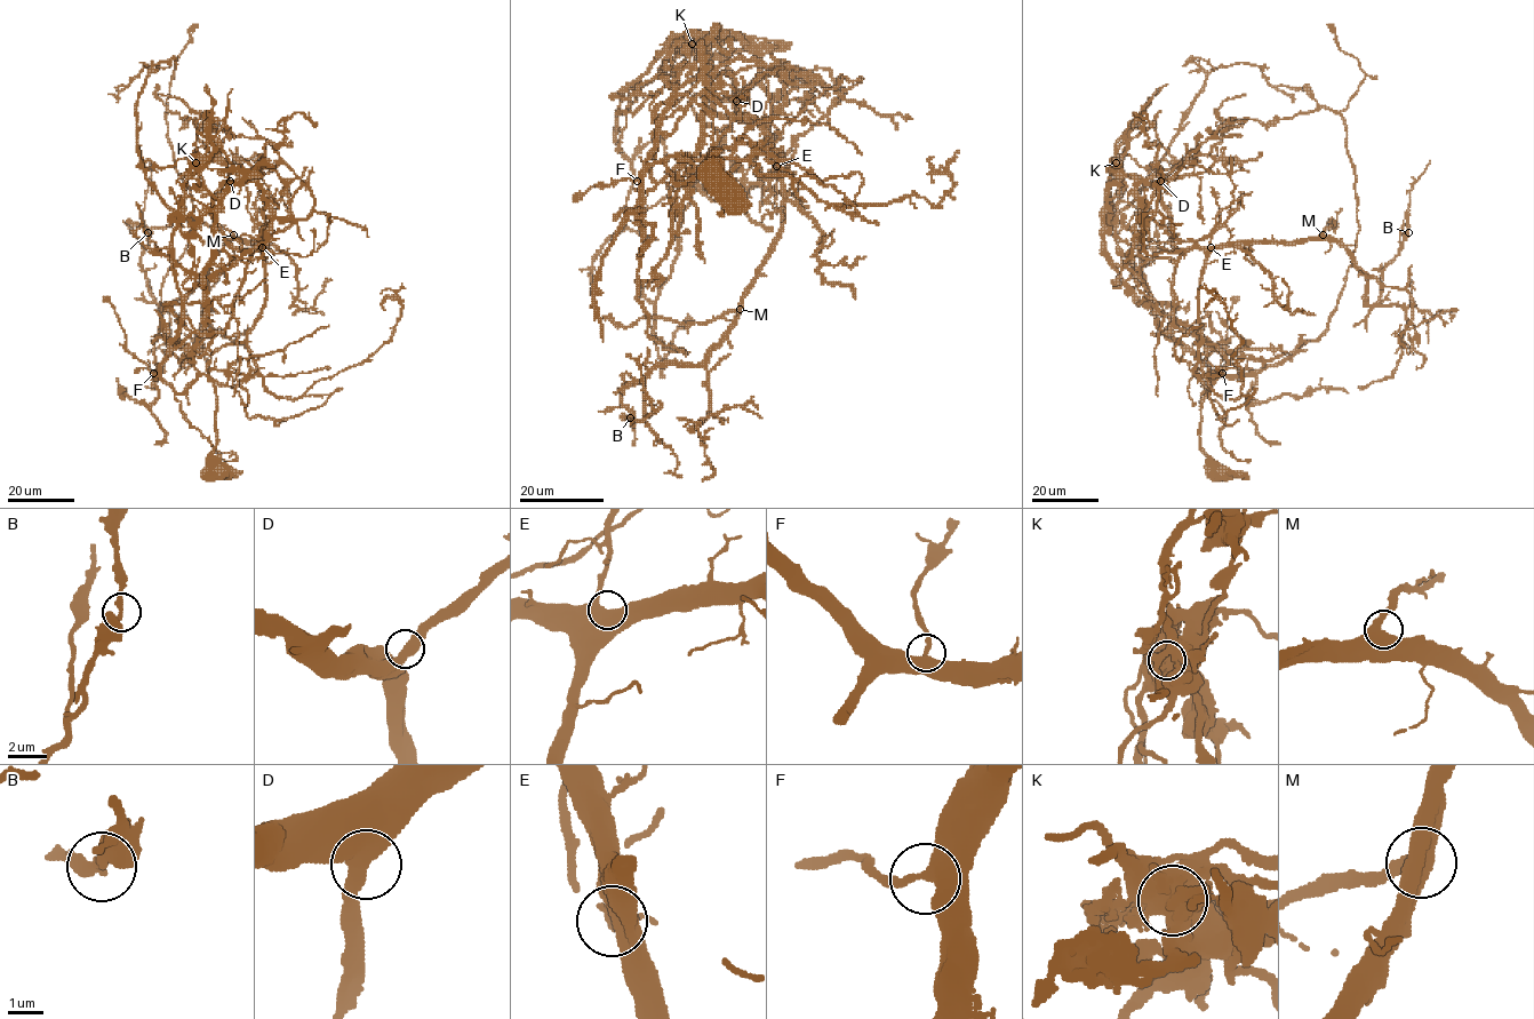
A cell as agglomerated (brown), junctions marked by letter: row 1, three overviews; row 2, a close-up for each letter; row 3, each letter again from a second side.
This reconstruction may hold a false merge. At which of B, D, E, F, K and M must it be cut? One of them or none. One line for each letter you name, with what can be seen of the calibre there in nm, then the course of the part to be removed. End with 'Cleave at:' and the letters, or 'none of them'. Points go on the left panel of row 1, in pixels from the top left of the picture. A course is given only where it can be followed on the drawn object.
K: 1200 nm | (196, 164), (173, 239), (181, 329), (156, 374), (161, 285), (190, 238), (193, 197), (167, 108), (230, 127)
Cleave at: K

